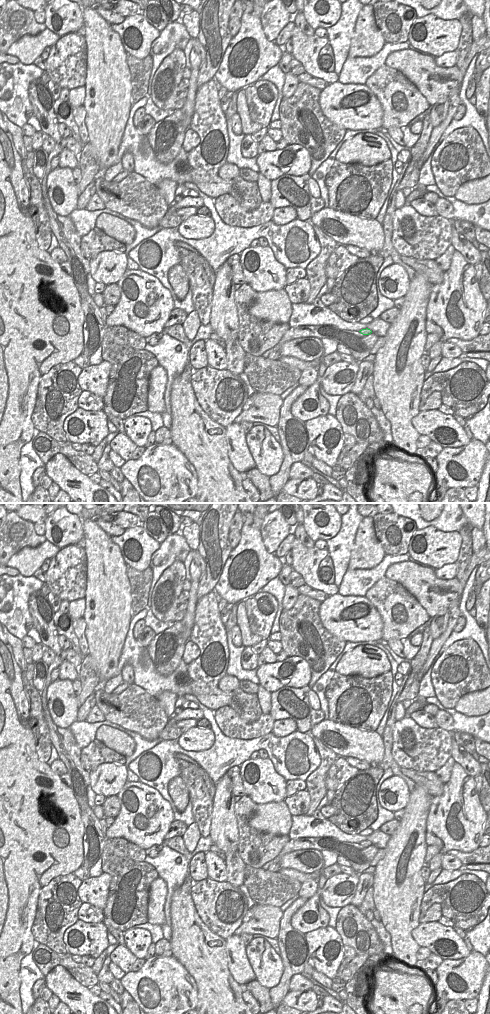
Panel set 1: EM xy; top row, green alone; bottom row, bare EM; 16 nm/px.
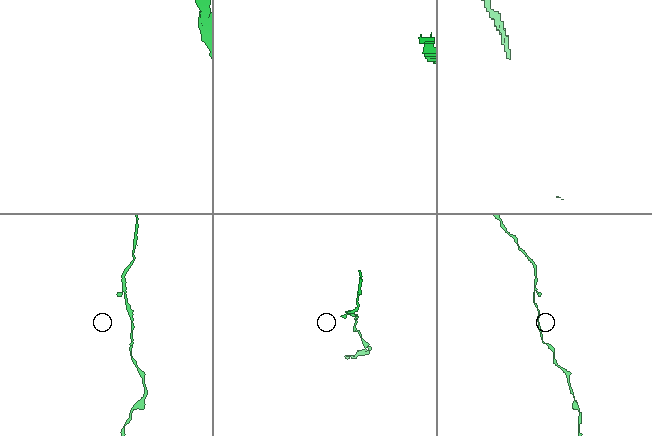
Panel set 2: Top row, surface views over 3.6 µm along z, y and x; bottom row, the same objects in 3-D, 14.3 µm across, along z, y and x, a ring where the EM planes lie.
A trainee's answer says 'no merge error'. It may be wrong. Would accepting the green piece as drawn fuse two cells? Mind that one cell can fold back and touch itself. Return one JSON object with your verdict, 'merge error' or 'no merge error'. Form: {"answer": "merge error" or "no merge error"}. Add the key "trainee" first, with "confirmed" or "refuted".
{"trainee": "confirmed", "answer": "no merge error"}

